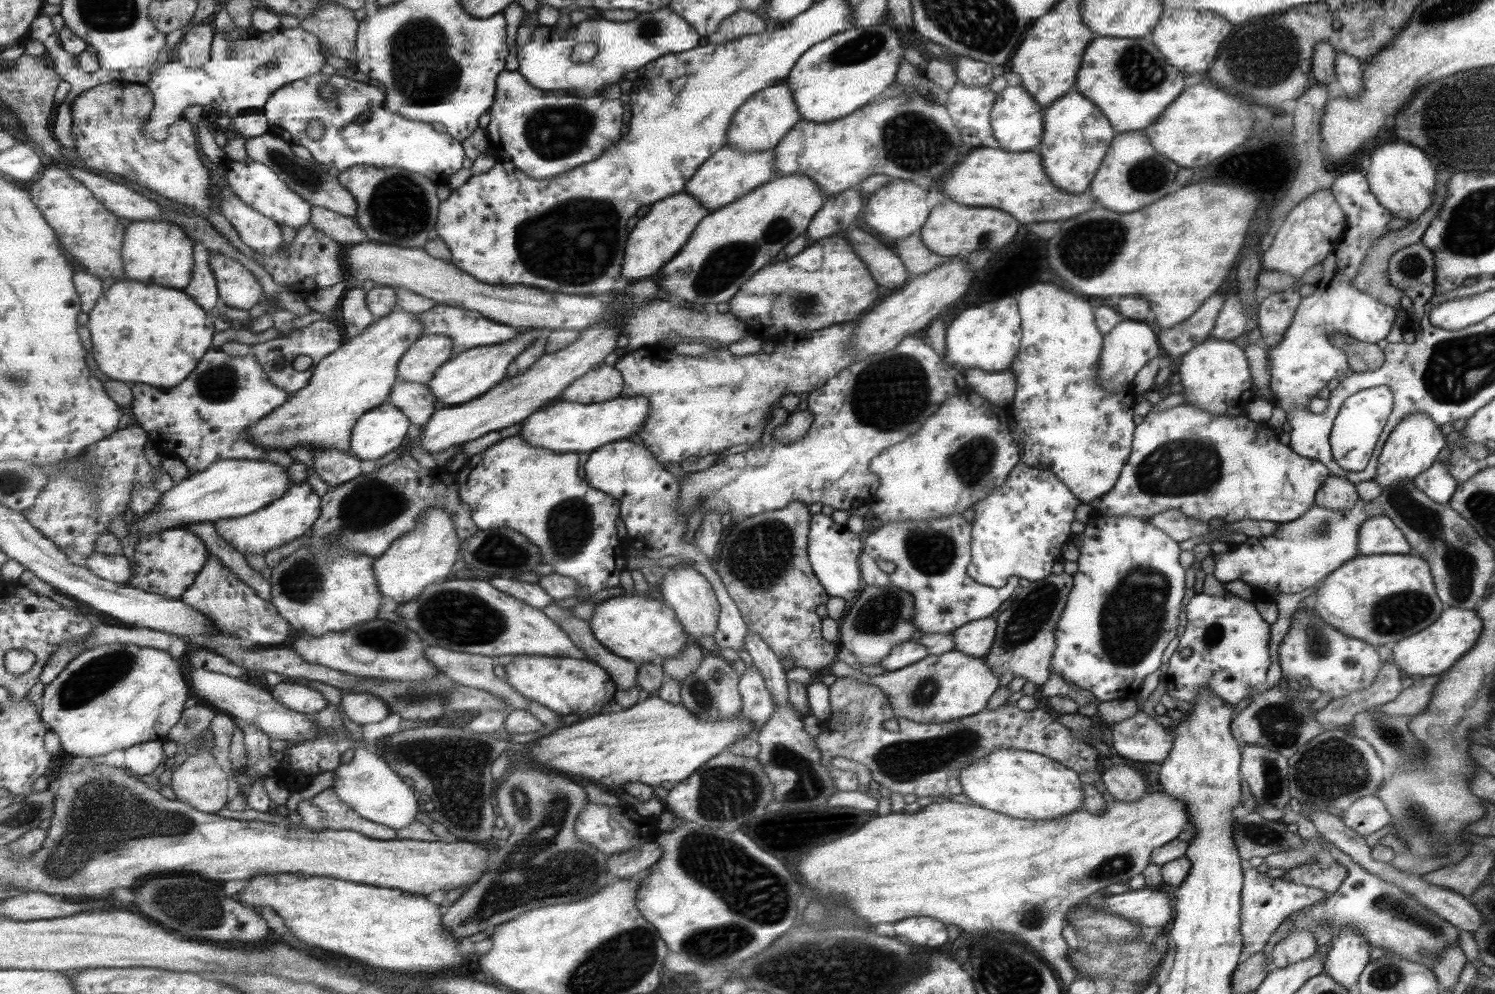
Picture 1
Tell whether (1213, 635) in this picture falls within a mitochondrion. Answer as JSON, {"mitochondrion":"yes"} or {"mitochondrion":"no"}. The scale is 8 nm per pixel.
{"mitochondrion":"yes"}

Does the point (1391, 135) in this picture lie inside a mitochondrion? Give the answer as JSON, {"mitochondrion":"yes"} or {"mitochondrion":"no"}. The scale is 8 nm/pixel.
{"mitochondrion":"no"}

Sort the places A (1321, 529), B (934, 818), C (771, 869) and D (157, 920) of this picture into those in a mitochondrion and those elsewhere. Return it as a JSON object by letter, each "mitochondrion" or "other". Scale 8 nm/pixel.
{"A":"mitochondrion","B":"other","C":"other","D":"other"}

